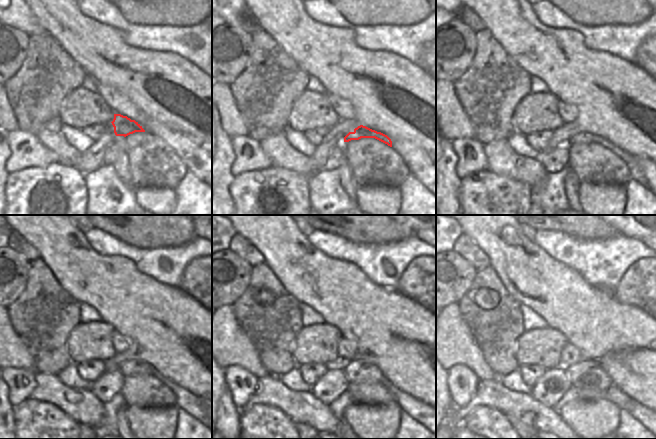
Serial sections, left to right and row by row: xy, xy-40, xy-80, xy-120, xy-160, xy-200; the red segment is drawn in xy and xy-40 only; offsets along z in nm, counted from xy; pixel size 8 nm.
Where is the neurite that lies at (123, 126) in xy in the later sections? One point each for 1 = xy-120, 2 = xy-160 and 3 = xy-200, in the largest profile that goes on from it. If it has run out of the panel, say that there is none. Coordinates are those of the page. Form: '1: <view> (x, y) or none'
1: xy-120 (132, 367)
2: xy-160 (357, 371)
3: xy-200 (586, 374)

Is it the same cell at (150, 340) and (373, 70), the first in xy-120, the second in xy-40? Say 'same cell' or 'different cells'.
same cell

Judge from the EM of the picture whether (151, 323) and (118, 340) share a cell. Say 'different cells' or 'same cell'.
different cells

